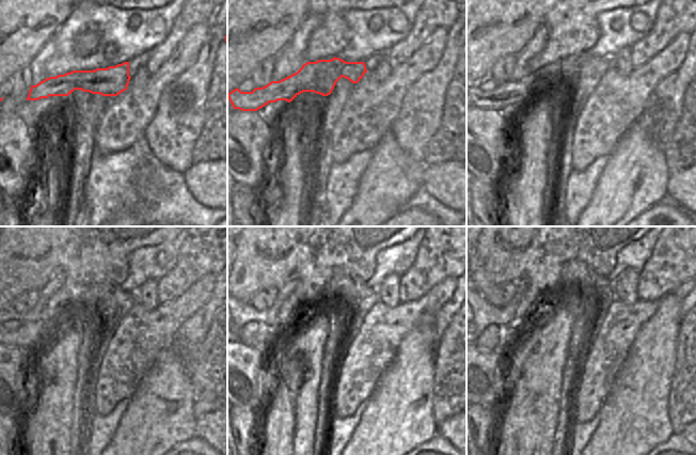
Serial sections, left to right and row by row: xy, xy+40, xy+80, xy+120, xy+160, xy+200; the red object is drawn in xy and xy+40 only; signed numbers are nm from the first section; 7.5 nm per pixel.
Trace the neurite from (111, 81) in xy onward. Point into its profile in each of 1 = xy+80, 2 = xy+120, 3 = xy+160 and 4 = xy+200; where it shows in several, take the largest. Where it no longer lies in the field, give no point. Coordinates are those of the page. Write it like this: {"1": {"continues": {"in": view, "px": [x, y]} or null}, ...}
{"1": {"continues": {"in": "xy+80", "px": [517, 93]}}, "2": {"continues": {"in": "xy+120", "px": [27, 335]}}, "3": {"continues": {"in": "xy+160", "px": [266, 333]}}, "4": {"continues": {"in": "xy+200", "px": [504, 333]}}}

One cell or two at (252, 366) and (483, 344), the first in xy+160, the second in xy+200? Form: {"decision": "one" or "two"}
{"decision": "two"}

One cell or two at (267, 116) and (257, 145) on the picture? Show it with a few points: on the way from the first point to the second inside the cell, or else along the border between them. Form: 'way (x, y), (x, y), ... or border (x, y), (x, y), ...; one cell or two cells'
border (256, 111), (272, 126); two cells

